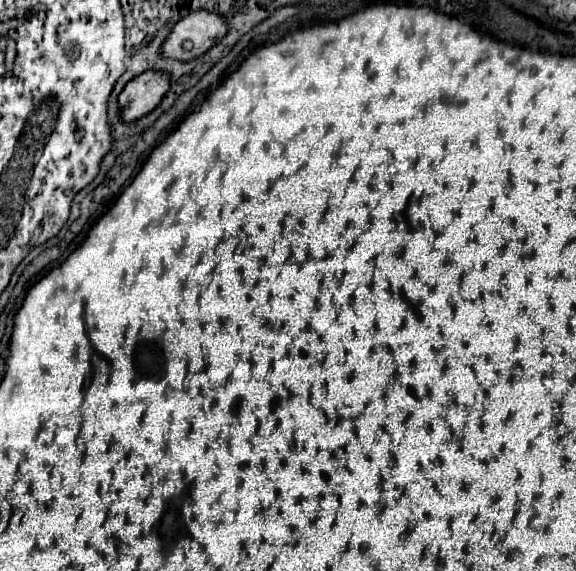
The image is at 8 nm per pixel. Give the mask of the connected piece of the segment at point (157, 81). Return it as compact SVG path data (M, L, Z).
M144 72L130 80L118 96L120 120L130 124L150 114L160 104L168 88L170 88L168 74L160 72Z

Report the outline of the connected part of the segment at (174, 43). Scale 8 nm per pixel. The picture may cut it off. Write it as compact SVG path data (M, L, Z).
M206 10L184 16L162 42L160 58L190 62L210 50L226 34L226 20Z

